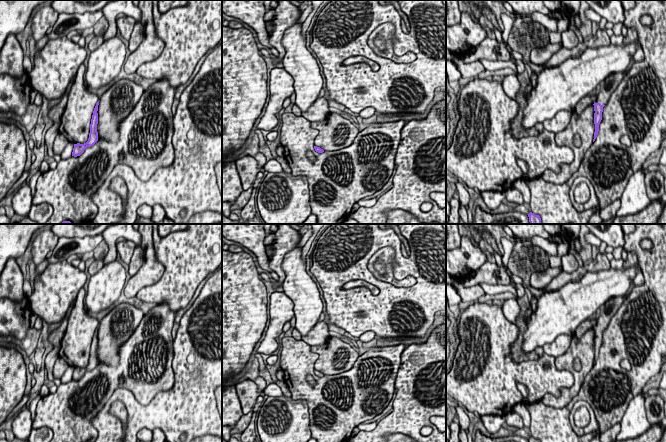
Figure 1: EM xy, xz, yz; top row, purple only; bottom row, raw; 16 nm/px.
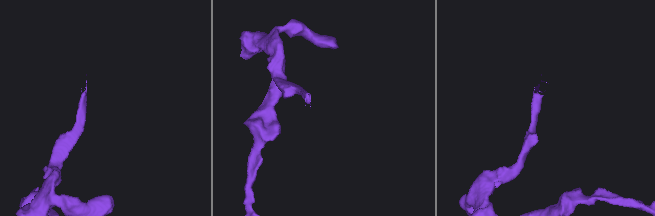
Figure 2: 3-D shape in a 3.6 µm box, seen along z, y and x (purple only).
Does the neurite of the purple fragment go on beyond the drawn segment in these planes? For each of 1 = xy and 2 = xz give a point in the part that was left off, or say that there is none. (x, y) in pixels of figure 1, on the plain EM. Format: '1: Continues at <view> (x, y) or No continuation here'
1: No continuation here
2: No continuation here

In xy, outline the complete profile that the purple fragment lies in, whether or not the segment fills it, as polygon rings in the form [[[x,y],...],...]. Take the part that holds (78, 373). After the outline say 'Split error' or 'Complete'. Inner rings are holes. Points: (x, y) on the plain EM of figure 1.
[[[99,325],[96,327],[96,330],[93,335],[88,365],[84,368],[80,368],[80,367],[74,368],[74,372],[72,376],[72,380],[74,381],[80,380],[87,371],[93,370],[98,365],[98,356],[97,356],[98,329],[99,329]]]. Complete

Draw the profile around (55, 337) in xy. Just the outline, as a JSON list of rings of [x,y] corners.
[[[74,300],[70,306],[70,308],[68,309],[65,318],[63,319],[63,321],[61,322],[61,325],[59,328],[55,329],[54,331],[52,331],[48,337],[48,341],[54,346],[54,347],[60,347],[61,346],[61,341],[62,338],[64,337],[64,334],[66,332],[67,329],[67,325],[68,325],[68,318],[71,314],[71,311],[75,305],[76,300]]]

